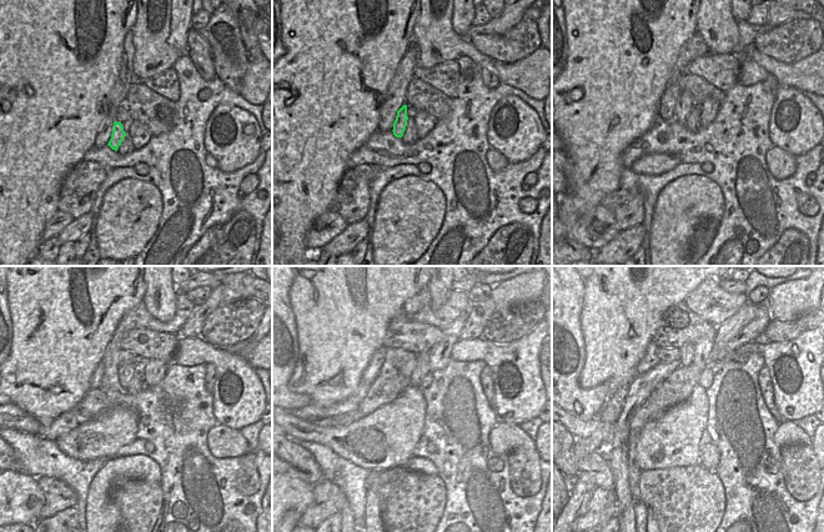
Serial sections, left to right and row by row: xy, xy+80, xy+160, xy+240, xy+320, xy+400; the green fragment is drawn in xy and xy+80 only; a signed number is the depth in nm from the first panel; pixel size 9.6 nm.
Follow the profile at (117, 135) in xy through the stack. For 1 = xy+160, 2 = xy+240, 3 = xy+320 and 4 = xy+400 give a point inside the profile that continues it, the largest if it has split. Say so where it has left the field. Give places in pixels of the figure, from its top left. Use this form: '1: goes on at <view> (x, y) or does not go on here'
1: goes on at xy+160 (684, 104)
2: goes on at xy+240 (125, 374)
3: goes on at xy+320 (406, 370)
4: goes on at xy+400 (687, 350)

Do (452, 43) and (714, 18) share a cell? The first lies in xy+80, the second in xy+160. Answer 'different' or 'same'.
same

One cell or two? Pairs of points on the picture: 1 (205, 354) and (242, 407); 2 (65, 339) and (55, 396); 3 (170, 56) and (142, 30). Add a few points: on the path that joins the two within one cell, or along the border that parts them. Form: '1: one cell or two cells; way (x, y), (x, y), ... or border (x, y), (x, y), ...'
1: one cell; way (222, 360), (242, 377), (245, 390)
2: one cell; way (65, 356), (65, 385), (70, 391)
3: one cell; way (164, 51), (149, 36)

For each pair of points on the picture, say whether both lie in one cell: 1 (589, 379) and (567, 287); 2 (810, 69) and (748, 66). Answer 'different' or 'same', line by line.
1: different
2: different

